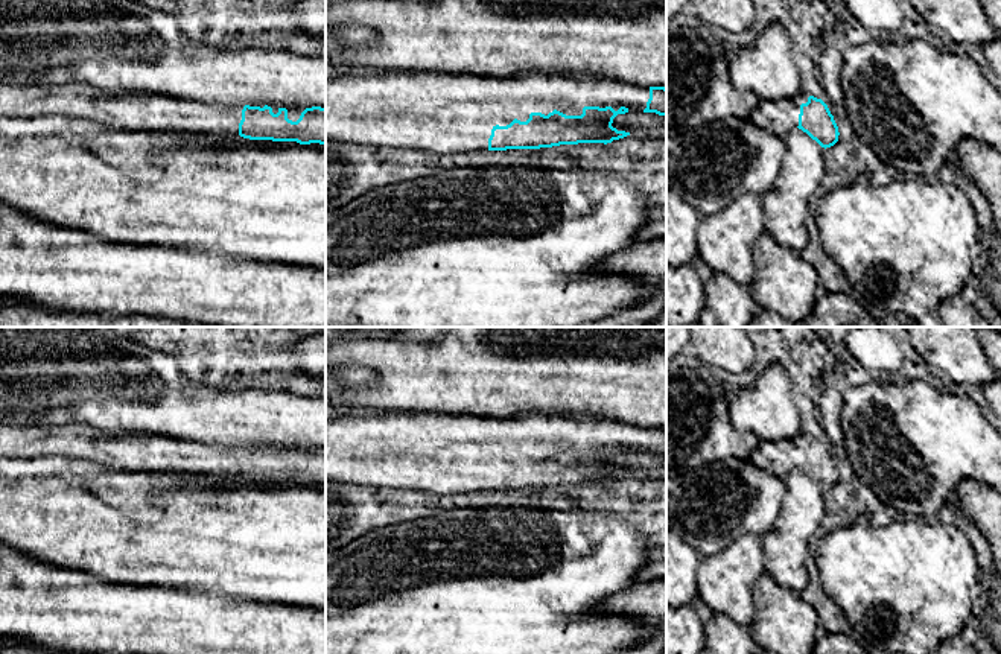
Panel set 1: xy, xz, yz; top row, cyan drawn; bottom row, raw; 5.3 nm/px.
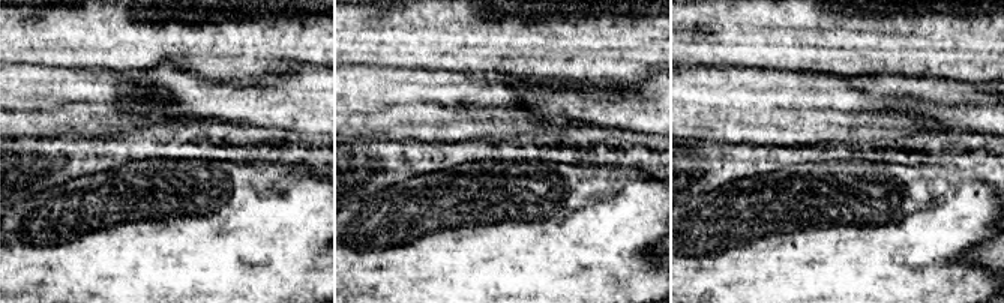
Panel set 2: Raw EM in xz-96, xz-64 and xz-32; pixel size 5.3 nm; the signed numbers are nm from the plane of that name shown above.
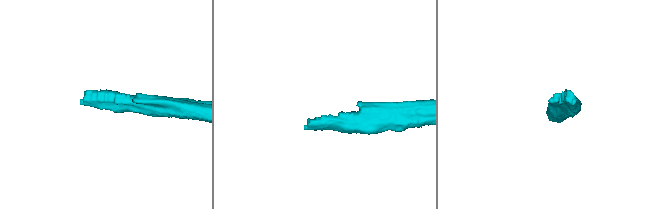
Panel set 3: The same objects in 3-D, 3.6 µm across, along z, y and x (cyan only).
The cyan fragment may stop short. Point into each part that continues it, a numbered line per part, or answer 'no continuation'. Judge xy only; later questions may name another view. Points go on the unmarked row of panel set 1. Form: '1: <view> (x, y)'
1: xy (294, 453)

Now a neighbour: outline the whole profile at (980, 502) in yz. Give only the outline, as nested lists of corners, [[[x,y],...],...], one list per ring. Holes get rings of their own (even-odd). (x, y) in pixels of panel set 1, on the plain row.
[[[963,479],[955,488],[954,503],[989,541],[1001,581],[1001,490],[975,479]]]

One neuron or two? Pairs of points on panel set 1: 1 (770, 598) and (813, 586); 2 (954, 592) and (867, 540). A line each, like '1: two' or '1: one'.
1: two
2: one

